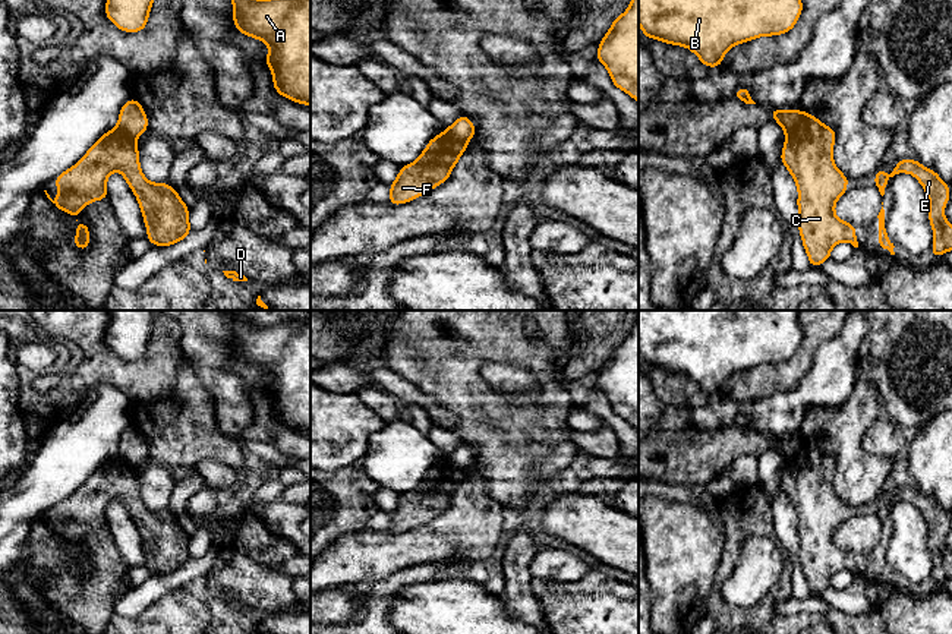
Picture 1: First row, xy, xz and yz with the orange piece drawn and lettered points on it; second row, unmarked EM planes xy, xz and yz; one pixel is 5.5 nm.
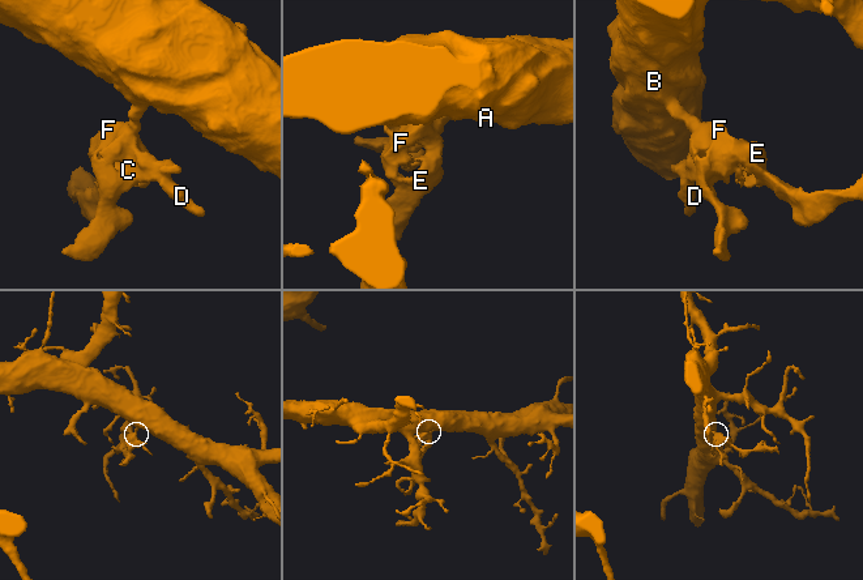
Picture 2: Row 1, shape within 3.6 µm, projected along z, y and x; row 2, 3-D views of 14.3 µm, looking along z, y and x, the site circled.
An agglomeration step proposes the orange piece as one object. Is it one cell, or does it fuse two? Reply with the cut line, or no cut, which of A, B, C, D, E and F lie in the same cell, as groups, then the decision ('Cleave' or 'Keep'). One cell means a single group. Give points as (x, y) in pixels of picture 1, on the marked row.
Split along xz (445, 129), (453, 136), (466, 142). Groups: A B / C D E F. Cleave

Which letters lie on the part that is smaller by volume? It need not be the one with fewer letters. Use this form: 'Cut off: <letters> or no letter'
Cut off: C, D, E, F

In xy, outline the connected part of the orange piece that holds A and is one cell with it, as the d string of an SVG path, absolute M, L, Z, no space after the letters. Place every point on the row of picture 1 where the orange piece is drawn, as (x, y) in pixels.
M231 0L233 22L240 34L268 44L268 59L262 60L272 70L274 89L310 107L310 0Z

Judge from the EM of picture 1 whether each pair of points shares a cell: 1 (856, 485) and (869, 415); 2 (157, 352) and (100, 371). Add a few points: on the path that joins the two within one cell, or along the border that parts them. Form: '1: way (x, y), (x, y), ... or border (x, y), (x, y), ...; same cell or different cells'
1: way (856, 467), (854, 432); same cell
2: way (142, 366), (138, 371), (114, 371); same cell

